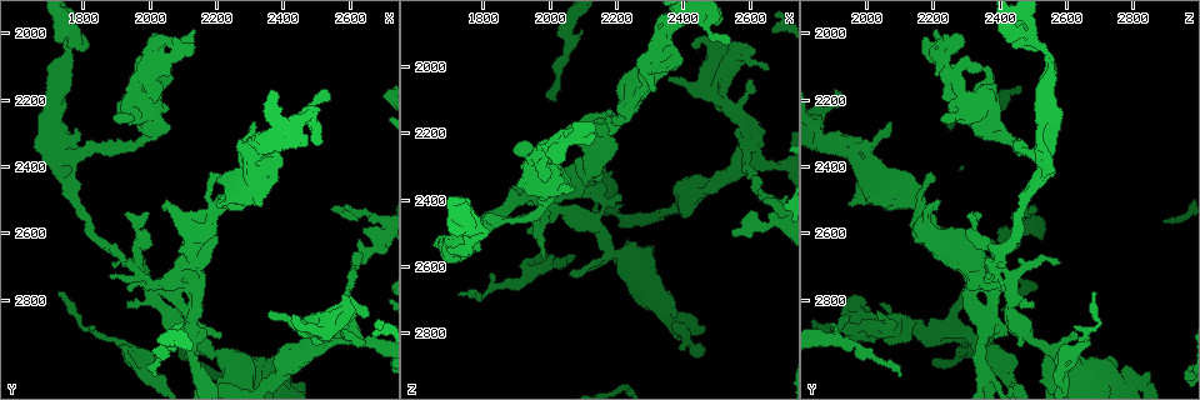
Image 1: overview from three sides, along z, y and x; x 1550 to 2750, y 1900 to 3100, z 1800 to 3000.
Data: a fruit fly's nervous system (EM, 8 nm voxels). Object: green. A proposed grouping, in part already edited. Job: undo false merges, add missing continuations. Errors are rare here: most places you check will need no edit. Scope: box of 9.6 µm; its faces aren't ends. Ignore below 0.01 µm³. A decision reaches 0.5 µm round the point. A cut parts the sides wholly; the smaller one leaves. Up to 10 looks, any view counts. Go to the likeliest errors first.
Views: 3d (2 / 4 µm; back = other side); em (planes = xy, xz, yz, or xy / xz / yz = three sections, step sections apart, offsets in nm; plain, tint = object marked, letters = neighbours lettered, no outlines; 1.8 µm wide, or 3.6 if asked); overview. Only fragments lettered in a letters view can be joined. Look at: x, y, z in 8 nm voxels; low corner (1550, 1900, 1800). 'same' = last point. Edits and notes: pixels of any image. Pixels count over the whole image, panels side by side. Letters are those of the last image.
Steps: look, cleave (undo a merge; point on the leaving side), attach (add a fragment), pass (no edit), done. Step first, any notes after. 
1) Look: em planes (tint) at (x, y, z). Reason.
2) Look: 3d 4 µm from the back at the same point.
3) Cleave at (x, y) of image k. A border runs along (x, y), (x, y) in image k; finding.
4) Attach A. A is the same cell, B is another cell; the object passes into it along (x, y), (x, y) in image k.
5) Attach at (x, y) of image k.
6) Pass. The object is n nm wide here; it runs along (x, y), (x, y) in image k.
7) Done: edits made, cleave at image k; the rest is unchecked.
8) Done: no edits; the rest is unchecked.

Look: 3d 2 µm at (2020, 2120, 2240).

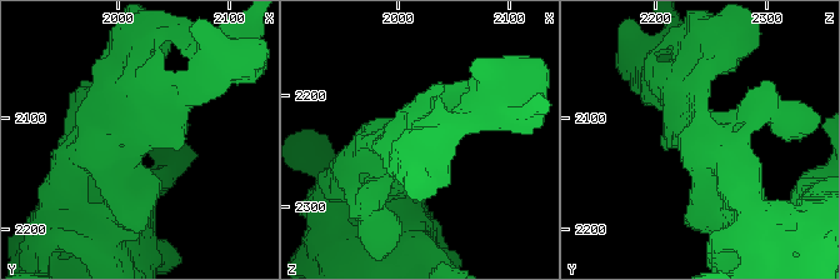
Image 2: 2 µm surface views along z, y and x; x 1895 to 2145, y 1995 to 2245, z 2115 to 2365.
Look: em xy step 16 (letters) at the same point. 3 arms meet here; the arms are 170, 260, 440 nm wide.

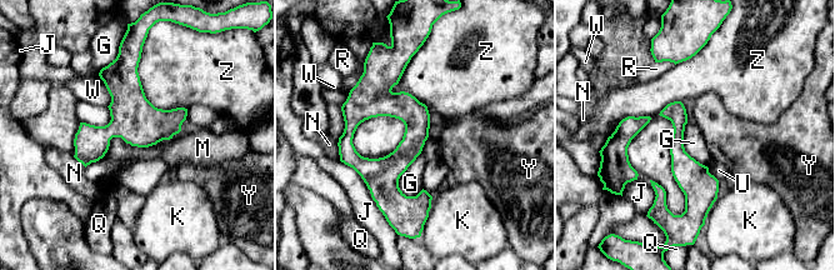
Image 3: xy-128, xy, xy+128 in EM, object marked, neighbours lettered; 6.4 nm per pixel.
Pass. G, J, K, M, N, Q, R, U, W, Y and Z are other cells; a border runs along (420, 153), (399, 179), (406, 196) in image 3; all the same neuron.

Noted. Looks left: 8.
Look: em xy step 4 (tint) at (2590, 2870, 2250). Closes a loop.

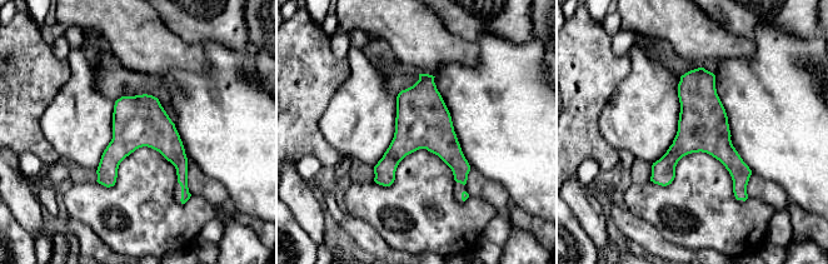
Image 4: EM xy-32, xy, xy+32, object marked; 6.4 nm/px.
Look: em planes (letters) at the same point. Another direction.

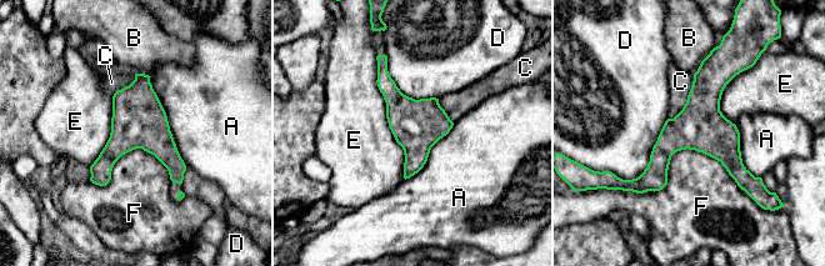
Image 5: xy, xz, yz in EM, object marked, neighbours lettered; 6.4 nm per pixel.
Pass. A, B, C, D, E and F are other cells; it runs along (711, 58), (701, 111), (645, 187) in image 5; all the same neuron.

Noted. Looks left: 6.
Look: 3d 2 µm from the back at (2010, 3030, 2100). An open end.

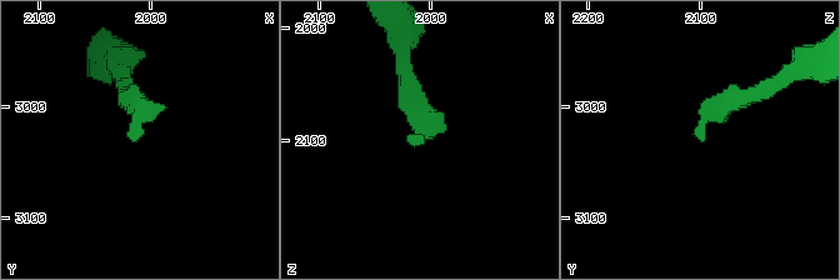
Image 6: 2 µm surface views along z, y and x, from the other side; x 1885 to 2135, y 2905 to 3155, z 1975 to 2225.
Look: em xz step 8 (tint) at (2014, 3032, 2096).

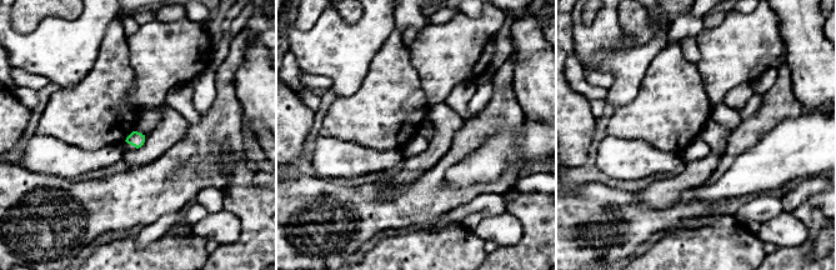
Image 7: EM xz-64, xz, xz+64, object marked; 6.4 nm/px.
Look: em planes (letters) at the same point. Another direction.

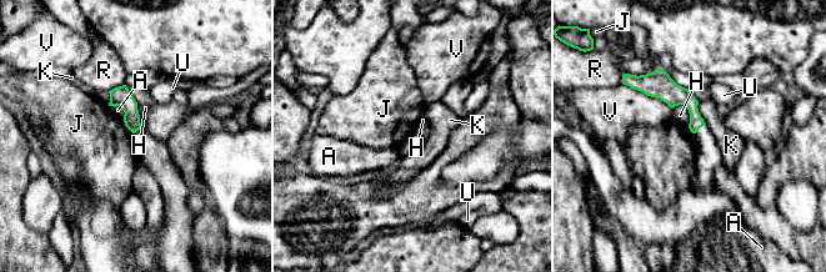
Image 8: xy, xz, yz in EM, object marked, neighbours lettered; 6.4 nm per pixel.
Pass. The longest contact is with V, 360 nm; A, H, J, K, R, U and V are other cells; a border runs along (123, 119), (133, 134) in image 8; none of them fits.

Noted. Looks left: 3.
Look: em planes (letters) at (2490, 2930, 2070). Free end.

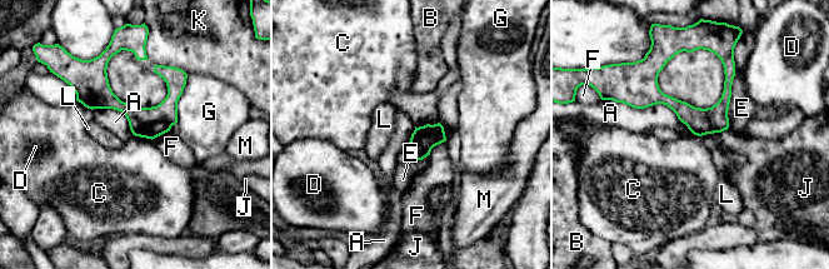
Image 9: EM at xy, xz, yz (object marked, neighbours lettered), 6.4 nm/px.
Pass. A, B, C, D, E, F, G, J, K, L and M are other cells; a border runs along (612, 99), (665, 104), (698, 135) in image 9; no lettered fragment goes on from it.

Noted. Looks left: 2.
Done: no edits; the rest is unchecked.

